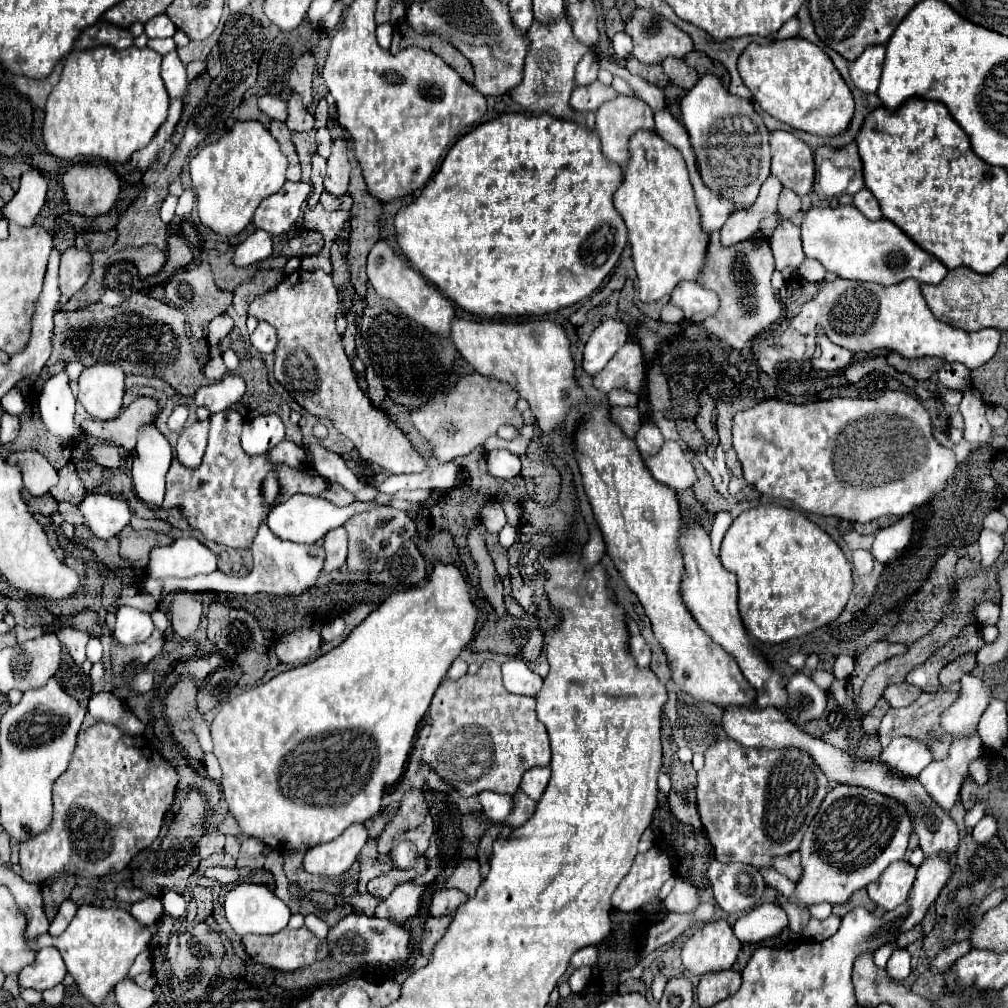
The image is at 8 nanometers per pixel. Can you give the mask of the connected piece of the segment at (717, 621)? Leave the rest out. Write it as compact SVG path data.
M698 524L682 528L680 536L680 548L684 554L684 566L686 566L686 576L682 580L682 598L696 618L696 622L702 626L710 638L720 644L728 654L732 654L756 690L756 704L758 706L774 706L782 712L788 708L788 694L786 694L786 684L782 682L782 676L768 666L768 662L754 650L754 644L748 638L748 632L742 624L740 612L738 612L738 584L736 584L736 574L726 570L720 564L720 558L714 556L710 548L710 536L706 530Z

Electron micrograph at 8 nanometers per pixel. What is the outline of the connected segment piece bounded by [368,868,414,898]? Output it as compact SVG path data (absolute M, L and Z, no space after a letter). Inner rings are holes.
M394 868L394 870L390 870L390 872L386 872L386 874L378 876L378 878L374 878L372 884L368 884L368 892L372 896L386 898L398 884L410 882L412 878L414 878L412 870L398 870L398 868Z

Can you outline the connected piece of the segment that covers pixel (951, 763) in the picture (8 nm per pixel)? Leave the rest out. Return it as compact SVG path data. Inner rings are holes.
M978 732L968 734L966 738L956 738L950 746L950 756L944 762L928 764L918 776L918 782L944 812L950 812L954 806L962 780L968 776L968 764L980 756L982 748Z

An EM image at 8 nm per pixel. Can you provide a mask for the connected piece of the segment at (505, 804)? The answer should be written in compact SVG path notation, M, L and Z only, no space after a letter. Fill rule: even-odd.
M482 792L476 796L478 802L484 808L484 814L492 822L504 822L504 818L510 814L512 806L512 796L508 794L496 794L496 792Z

